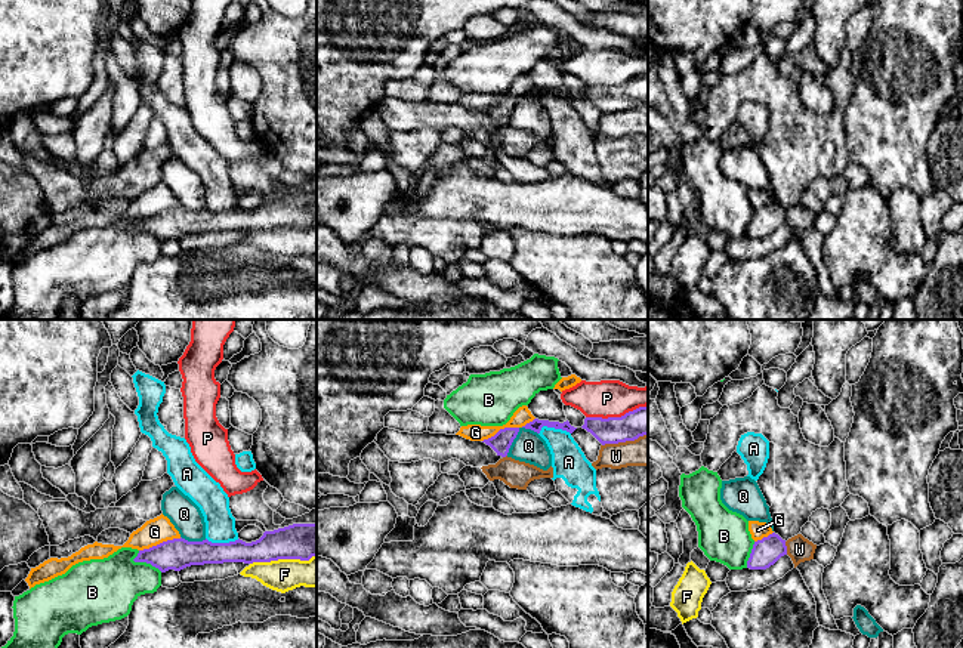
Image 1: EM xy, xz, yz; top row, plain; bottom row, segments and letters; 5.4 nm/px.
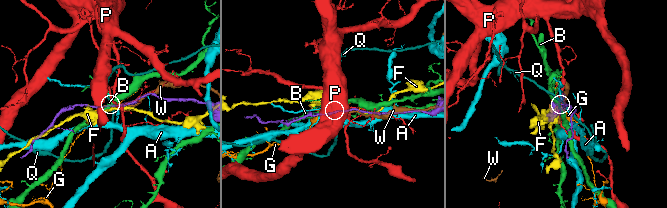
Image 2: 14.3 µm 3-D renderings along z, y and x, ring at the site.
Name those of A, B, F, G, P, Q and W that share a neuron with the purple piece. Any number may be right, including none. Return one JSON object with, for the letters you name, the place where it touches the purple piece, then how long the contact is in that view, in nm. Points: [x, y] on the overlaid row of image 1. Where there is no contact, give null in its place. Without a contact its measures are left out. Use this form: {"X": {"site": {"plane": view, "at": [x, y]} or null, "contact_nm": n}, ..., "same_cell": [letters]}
{"same_cell": []}

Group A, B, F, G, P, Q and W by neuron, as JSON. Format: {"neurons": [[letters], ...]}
{"neurons": [["A"], ["B"], ["F"], ["G"], ["P"], ["Q"], ["W"]]}

